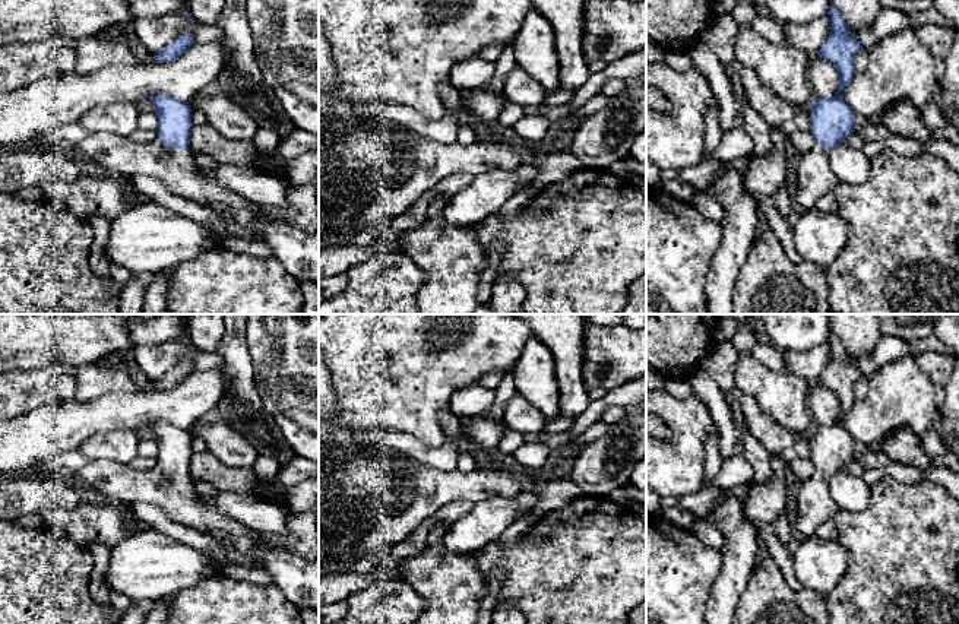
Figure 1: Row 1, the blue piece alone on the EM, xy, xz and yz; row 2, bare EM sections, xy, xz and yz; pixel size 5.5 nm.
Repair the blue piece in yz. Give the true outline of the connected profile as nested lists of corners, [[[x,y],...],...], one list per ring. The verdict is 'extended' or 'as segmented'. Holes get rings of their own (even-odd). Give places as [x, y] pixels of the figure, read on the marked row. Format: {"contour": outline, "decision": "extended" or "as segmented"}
{"contour": [[[830,3],[827,16],[832,31],[817,56],[838,69],[839,86],[832,98],[813,99],[810,105],[810,133],[814,146],[810,152],[801,155],[797,165],[797,191],[794,197],[804,210],[814,209],[816,202],[823,194],[835,190],[838,180],[829,164],[829,152],[844,142],[857,126],[857,115],[842,99],[842,91],[857,73],[854,58],[864,48],[851,35],[851,28],[833,3]]], "decision": "extended"}

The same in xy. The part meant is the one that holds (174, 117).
{"contour": [[[165,94],[148,98],[159,121],[152,142],[137,143],[114,132],[94,132],[73,152],[85,164],[96,164],[110,174],[130,178],[151,175],[177,196],[230,212],[243,228],[260,234],[256,241],[266,244],[291,276],[298,282],[319,284],[319,231],[308,232],[291,224],[265,219],[251,202],[205,177],[187,148],[193,127],[189,102]]], "decision": "extended"}

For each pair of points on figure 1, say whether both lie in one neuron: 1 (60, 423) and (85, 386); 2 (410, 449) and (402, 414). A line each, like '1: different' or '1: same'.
1: different
2: different

